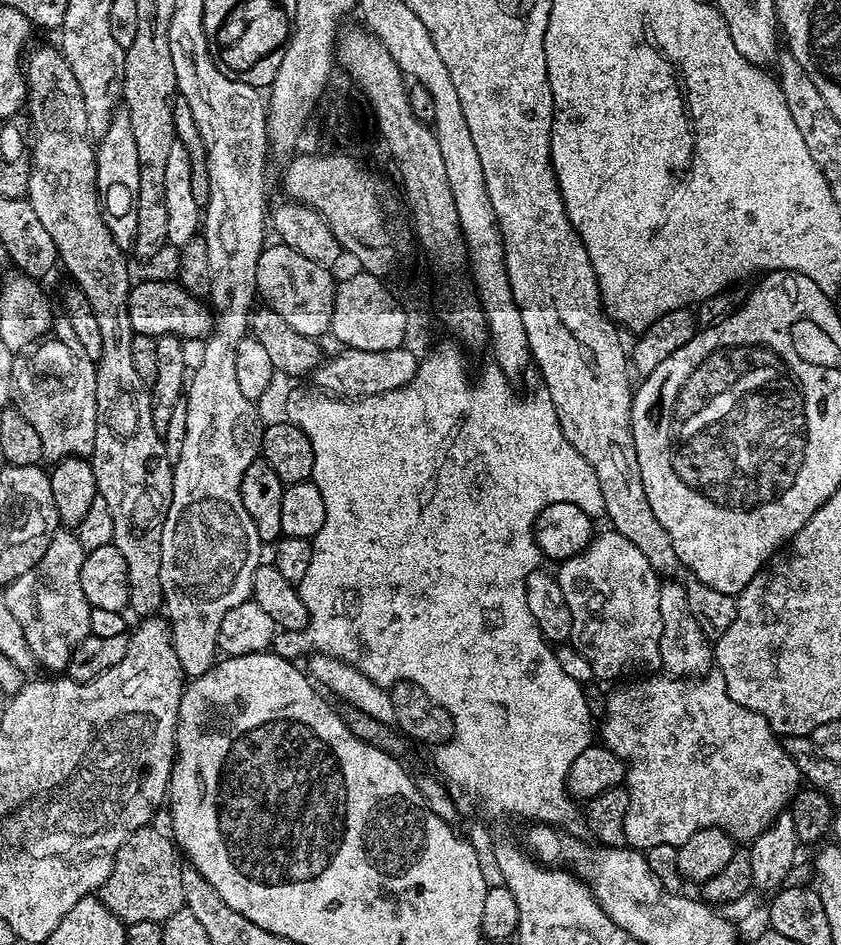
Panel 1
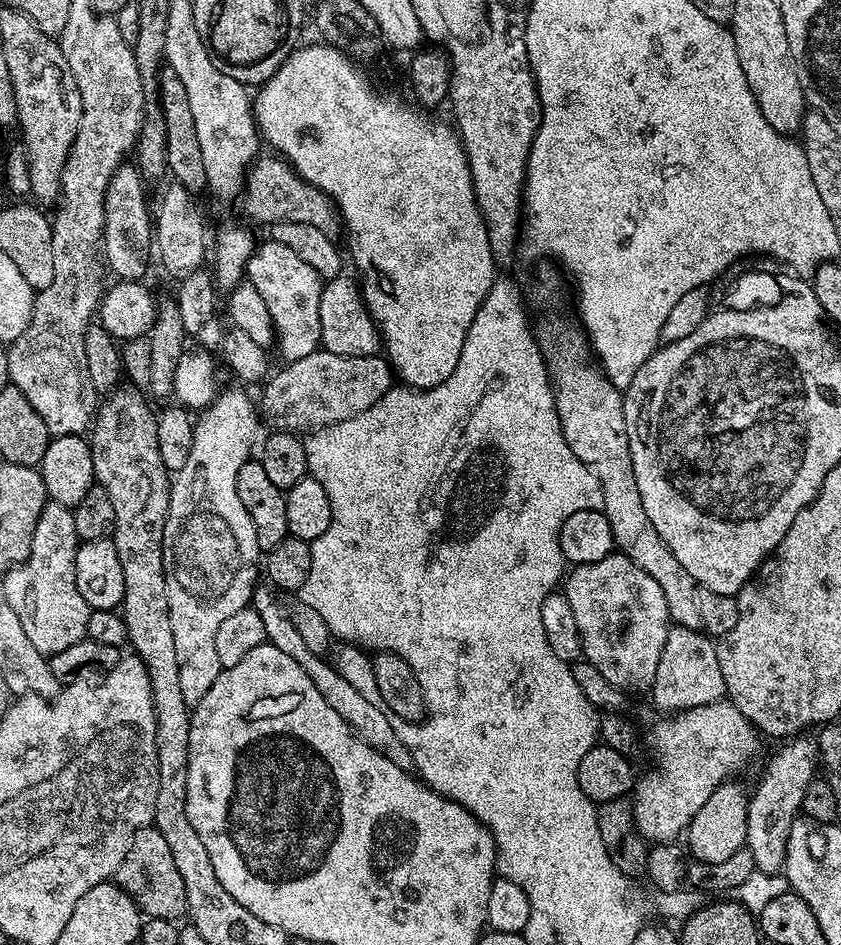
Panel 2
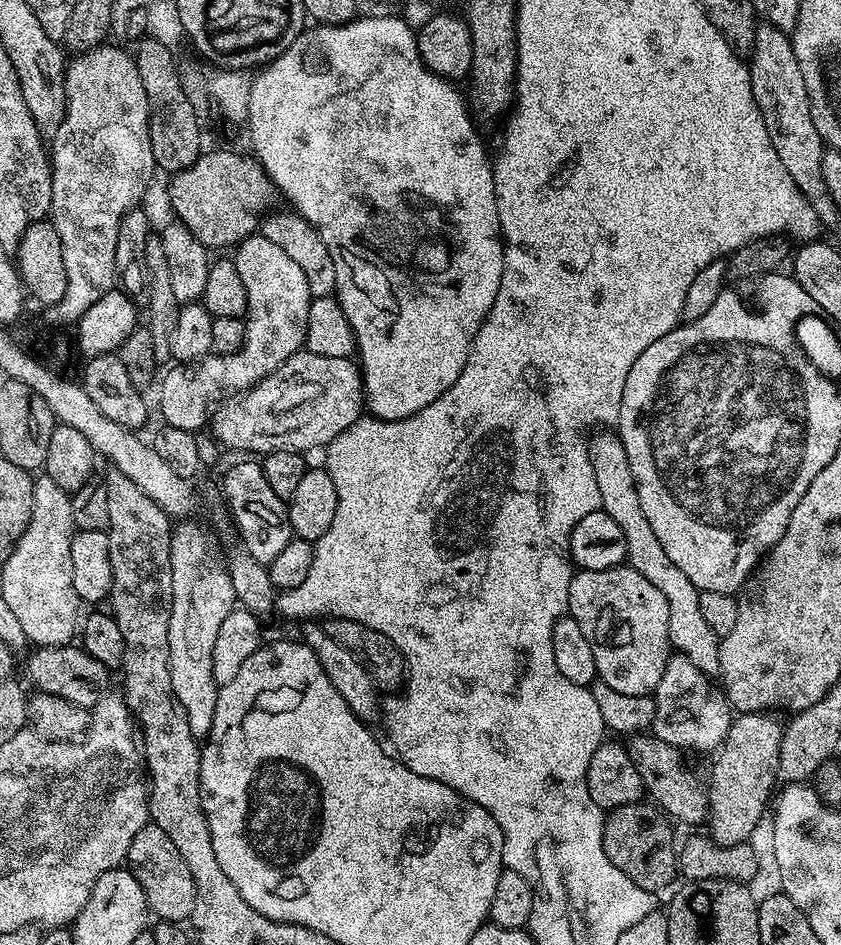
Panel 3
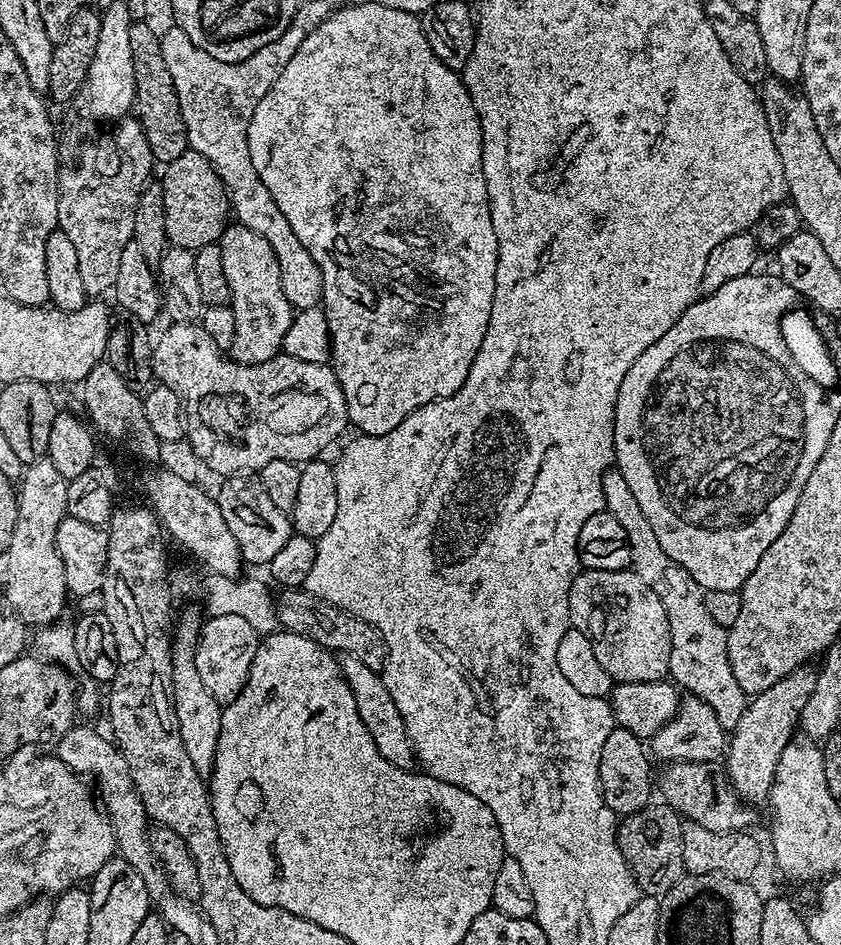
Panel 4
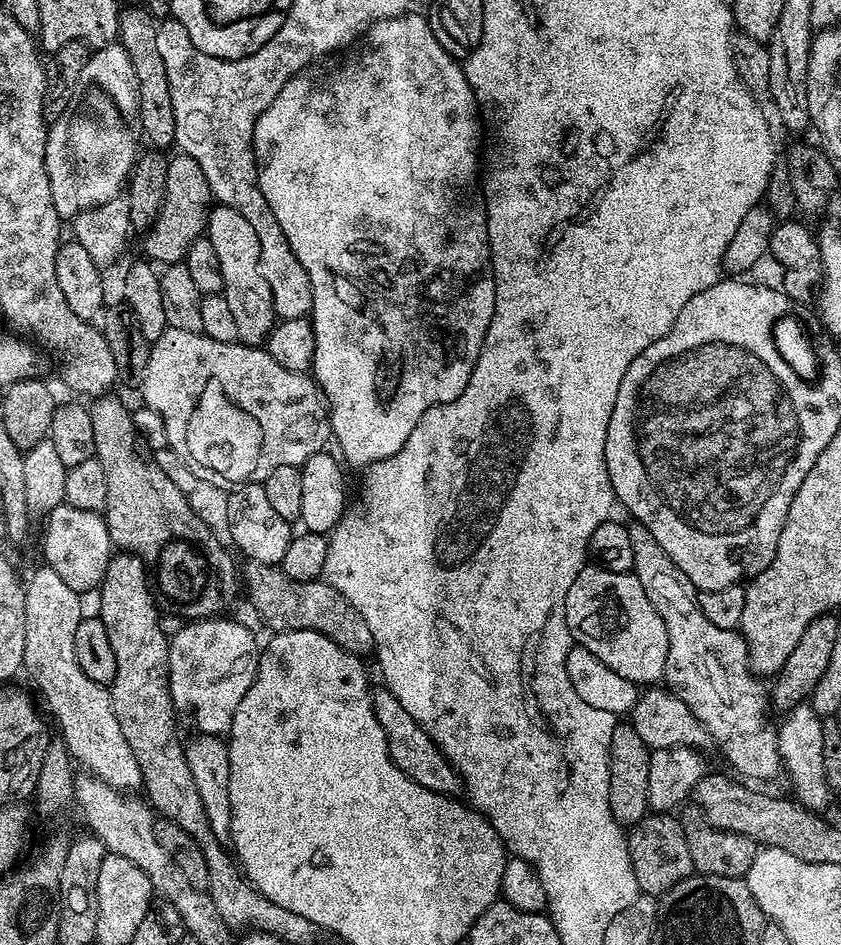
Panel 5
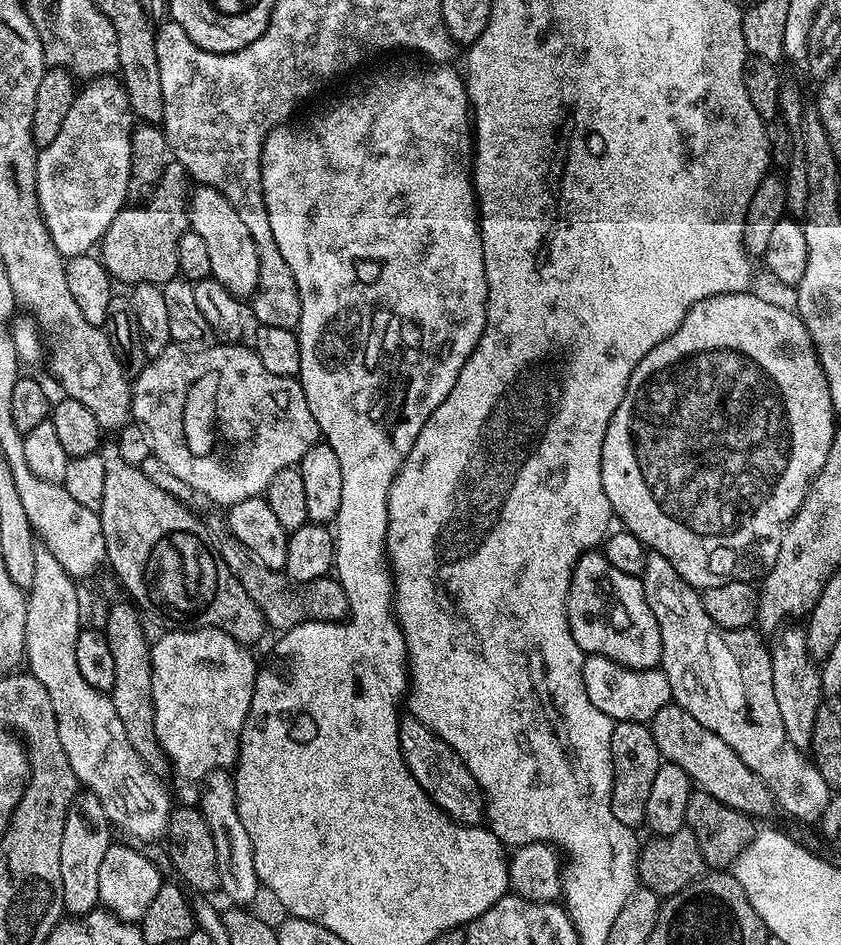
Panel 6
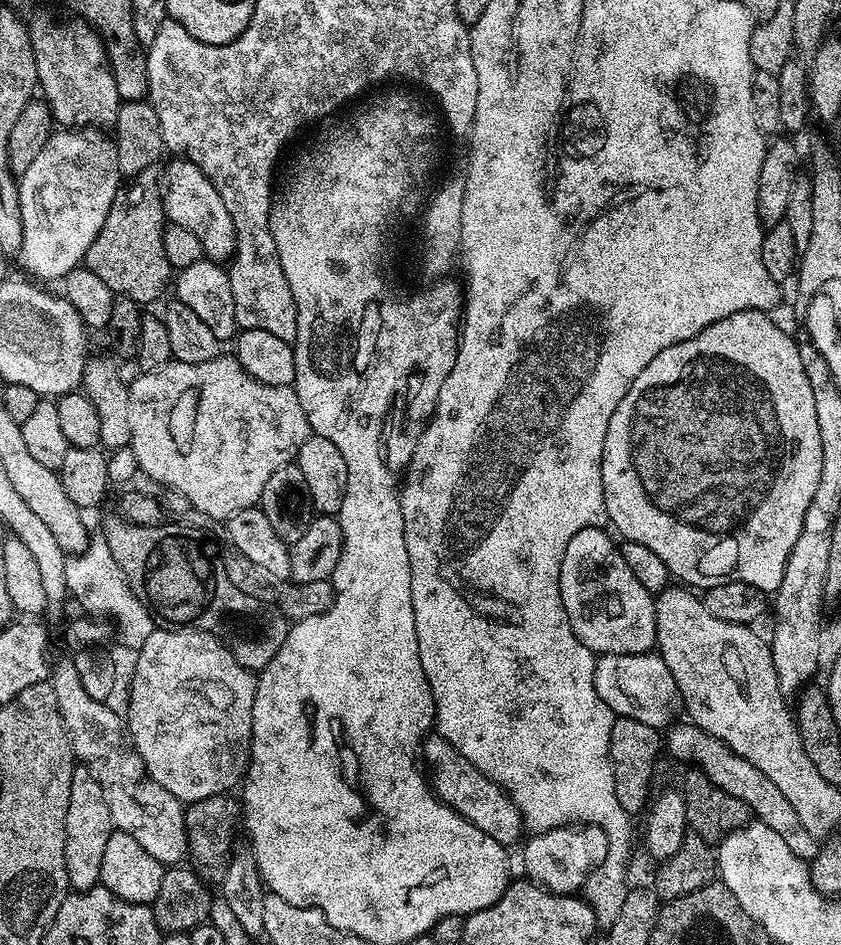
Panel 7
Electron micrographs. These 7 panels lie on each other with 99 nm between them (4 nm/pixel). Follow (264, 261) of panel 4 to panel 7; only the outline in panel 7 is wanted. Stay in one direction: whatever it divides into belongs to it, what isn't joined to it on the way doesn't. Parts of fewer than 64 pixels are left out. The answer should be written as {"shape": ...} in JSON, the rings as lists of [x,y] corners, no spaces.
{"shape":[[[172,158],[162,168],[162,195],[164,197],[164,214],[168,224],[186,226],[192,231],[198,242],[202,242],[205,257],[217,262],[231,261],[236,250],[236,231],[234,218],[222,202],[222,194],[214,190],[214,182],[194,166],[194,162],[183,158]]]}

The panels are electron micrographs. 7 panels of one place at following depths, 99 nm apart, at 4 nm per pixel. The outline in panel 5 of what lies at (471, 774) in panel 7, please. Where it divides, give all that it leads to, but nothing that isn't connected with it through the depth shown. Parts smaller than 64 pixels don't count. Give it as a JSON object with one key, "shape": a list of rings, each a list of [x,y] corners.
{"shape":[[[376,686],[372,688],[372,705],[378,726],[382,726],[382,734],[386,734],[386,746],[394,766],[398,766],[402,774],[418,782],[418,786],[426,786],[426,790],[434,790],[443,796],[455,797],[459,793],[456,791],[461,791],[462,788],[460,773],[442,754],[430,734],[426,734],[426,730],[422,730],[422,726],[418,726],[418,722],[414,722],[410,714],[406,714],[406,709],[398,703],[398,698],[394,698],[388,688]]]}

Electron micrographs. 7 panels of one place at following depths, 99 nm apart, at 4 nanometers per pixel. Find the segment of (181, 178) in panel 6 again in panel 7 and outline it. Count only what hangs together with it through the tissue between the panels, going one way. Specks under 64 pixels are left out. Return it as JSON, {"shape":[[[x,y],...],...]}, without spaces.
{"shape":[[[159,163],[146,166],[137,176],[121,183],[120,189],[114,194],[114,202],[110,202],[110,214],[106,214],[106,222],[102,222],[102,230],[98,230],[98,238],[84,255],[84,264],[116,296],[128,296],[141,306],[152,304],[164,291],[169,291],[170,281],[174,276],[174,269],[170,262],[166,262],[166,250],[162,247],[162,234],[166,227],[164,214],[164,197],[162,195],[162,168]]]}

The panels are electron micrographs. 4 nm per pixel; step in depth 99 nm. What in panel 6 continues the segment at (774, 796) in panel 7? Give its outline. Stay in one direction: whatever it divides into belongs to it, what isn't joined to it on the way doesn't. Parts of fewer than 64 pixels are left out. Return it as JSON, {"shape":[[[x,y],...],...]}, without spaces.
{"shape":[[[674,702],[662,706],[662,710],[654,714],[650,727],[661,757],[667,763],[686,770],[699,791],[710,794],[718,798],[718,802],[739,812],[746,812],[753,818],[768,816],[772,811],[777,811],[776,799],[765,780],[758,778],[754,770],[750,770],[750,766],[746,766],[746,762],[742,762],[742,758],[738,758],[738,754],[734,754],[734,750],[730,750],[730,746],[726,746],[718,734],[714,734],[714,730],[706,730],[706,726],[702,726],[694,714],[686,714],[682,706]]]}

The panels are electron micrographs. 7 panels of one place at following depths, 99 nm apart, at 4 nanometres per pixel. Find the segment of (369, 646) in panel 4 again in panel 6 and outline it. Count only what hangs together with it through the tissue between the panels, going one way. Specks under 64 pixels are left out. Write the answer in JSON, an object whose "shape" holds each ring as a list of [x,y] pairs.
{"shape":[[[224,534],[218,547],[218,555],[224,559],[226,566],[234,578],[250,594],[252,601],[260,607],[269,629],[277,628],[277,633],[288,632],[294,626],[314,622],[315,620],[345,619],[348,615],[348,599],[346,590],[342,590],[339,580],[331,575],[314,578],[310,582],[298,582],[285,576],[283,571],[275,572],[258,562],[246,551],[231,534]]]}

